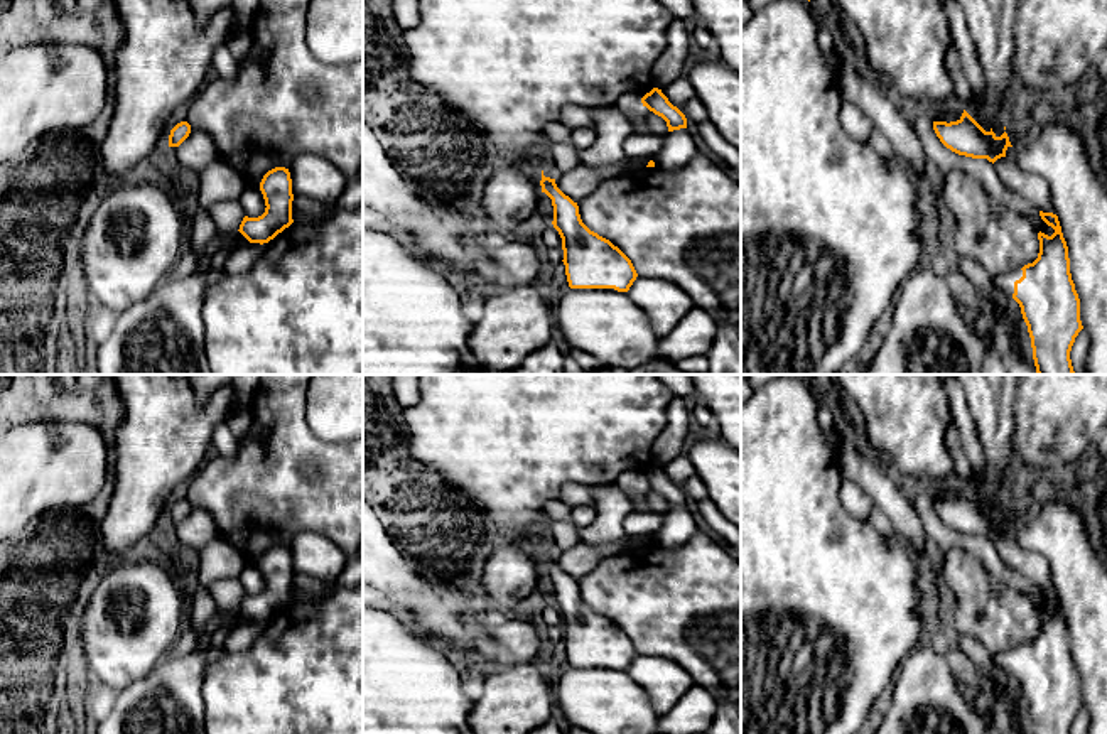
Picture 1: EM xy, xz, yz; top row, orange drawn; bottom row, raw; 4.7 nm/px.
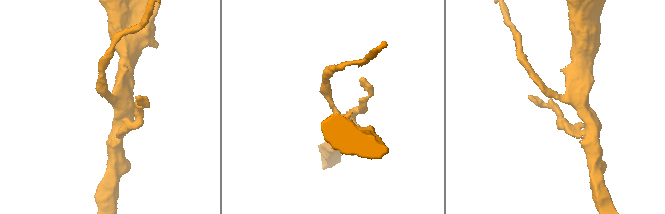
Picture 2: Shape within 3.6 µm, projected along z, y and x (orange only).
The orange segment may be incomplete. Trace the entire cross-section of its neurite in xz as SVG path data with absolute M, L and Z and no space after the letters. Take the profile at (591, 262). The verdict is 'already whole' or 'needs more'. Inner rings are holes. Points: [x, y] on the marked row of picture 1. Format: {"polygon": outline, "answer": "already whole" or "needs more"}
{"polygon": "M543 170L540 186L552 199L552 224L562 238L569 287L628 292L638 277L631 260L582 223L577 202L557 187L555 179L545 177Z", "answer": "already whole"}

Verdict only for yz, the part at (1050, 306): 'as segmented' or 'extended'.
extended

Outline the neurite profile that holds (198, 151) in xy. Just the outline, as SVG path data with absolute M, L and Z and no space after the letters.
M191 128L189 137L179 147L169 147L169 154L177 160L181 167L199 174L218 157L218 148L209 133Z

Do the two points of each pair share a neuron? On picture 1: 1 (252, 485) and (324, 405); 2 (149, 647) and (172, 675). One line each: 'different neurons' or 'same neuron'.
1: different neurons
2: different neurons

